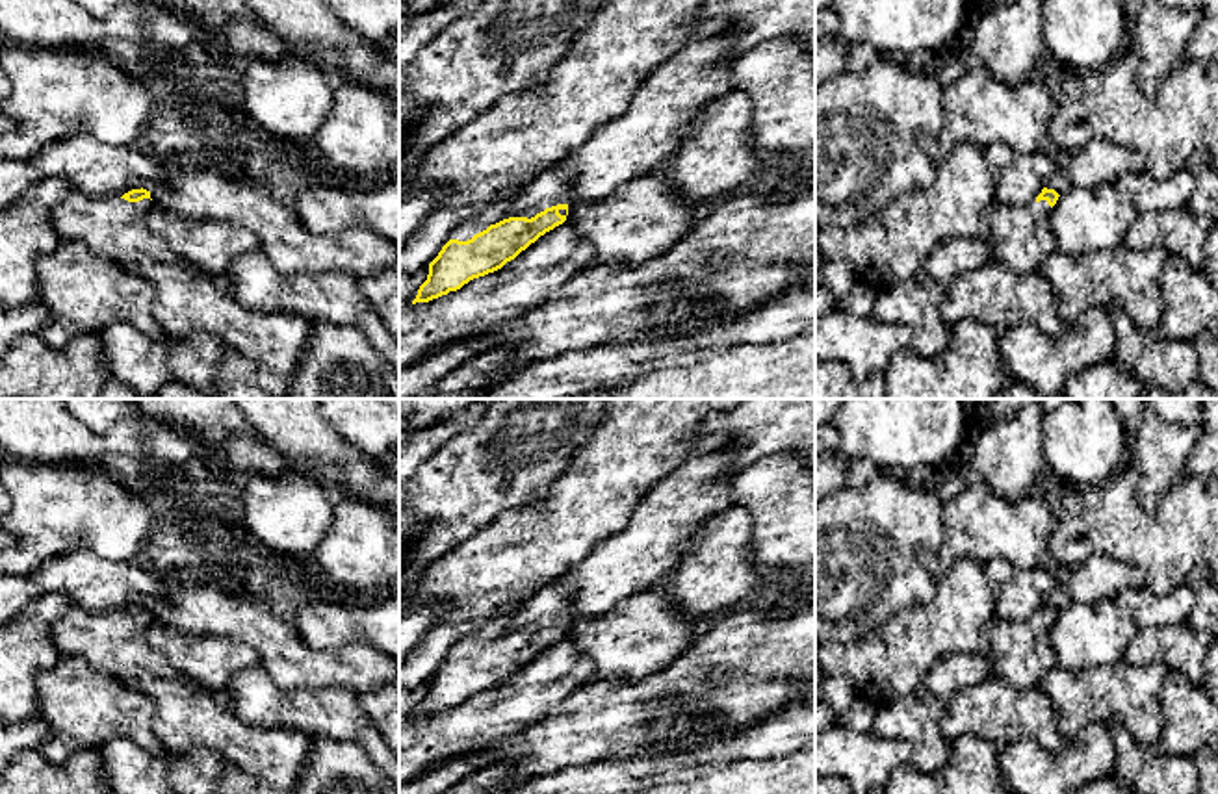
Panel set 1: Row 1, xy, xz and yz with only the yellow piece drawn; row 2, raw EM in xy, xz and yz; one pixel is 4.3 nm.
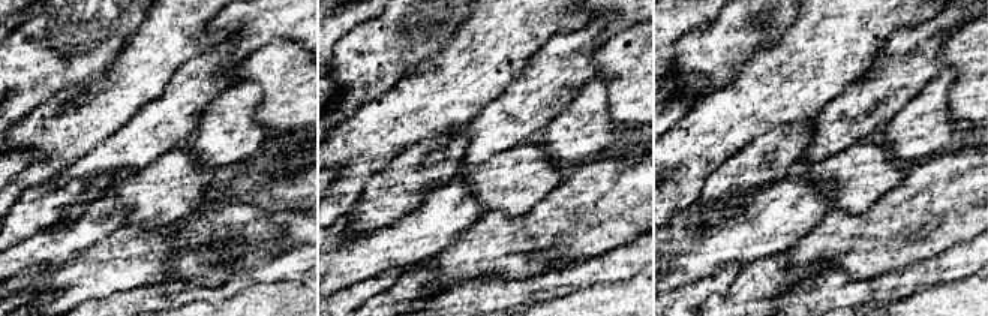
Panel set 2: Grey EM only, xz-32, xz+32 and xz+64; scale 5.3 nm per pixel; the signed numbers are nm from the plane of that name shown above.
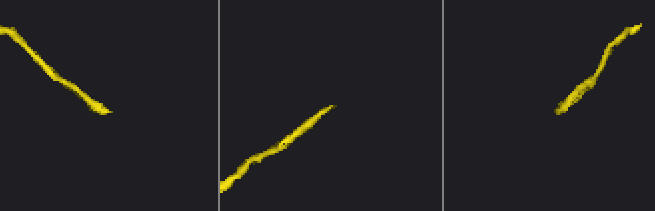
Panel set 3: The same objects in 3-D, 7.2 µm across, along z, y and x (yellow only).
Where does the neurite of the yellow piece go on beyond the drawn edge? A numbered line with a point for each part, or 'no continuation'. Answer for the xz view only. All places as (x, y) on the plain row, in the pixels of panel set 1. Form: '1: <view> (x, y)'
1: xz (500, 622)

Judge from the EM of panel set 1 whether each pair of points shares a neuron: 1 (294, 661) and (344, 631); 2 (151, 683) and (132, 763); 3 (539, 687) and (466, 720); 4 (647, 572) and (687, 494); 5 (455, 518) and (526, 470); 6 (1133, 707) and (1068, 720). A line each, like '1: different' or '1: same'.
1: different
2: different
3: same
4: same
5: same
6: same

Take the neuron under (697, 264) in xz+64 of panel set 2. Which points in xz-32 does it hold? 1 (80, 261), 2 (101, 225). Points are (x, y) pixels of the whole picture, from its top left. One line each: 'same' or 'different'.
1: different
2: same

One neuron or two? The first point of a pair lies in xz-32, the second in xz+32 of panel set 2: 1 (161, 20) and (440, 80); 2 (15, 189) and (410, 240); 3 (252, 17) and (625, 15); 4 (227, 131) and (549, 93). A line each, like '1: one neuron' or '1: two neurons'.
1: one neuron
2: two neurons
3: one neuron
4: two neurons

